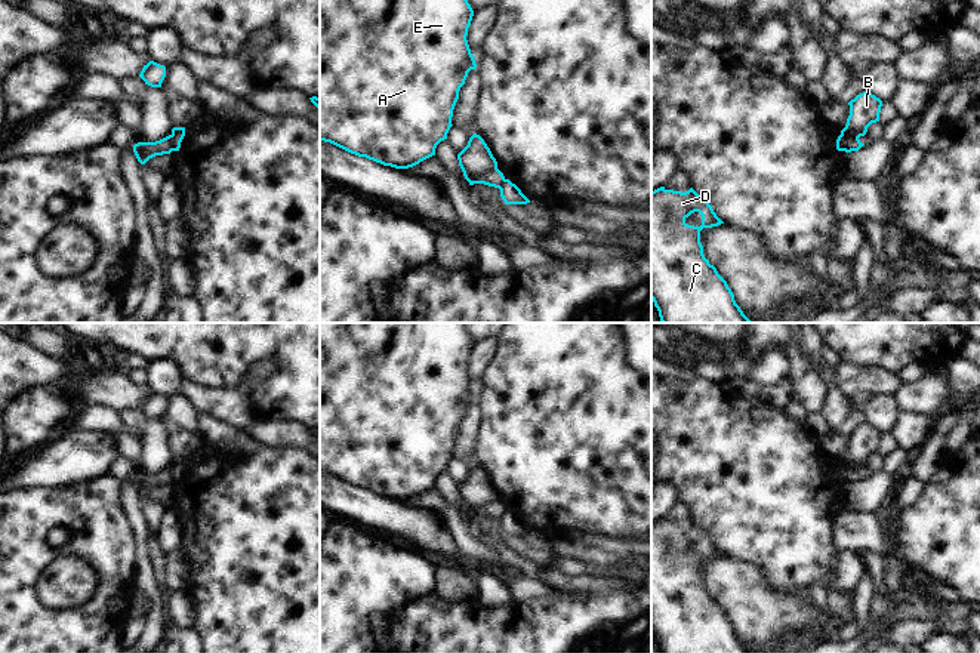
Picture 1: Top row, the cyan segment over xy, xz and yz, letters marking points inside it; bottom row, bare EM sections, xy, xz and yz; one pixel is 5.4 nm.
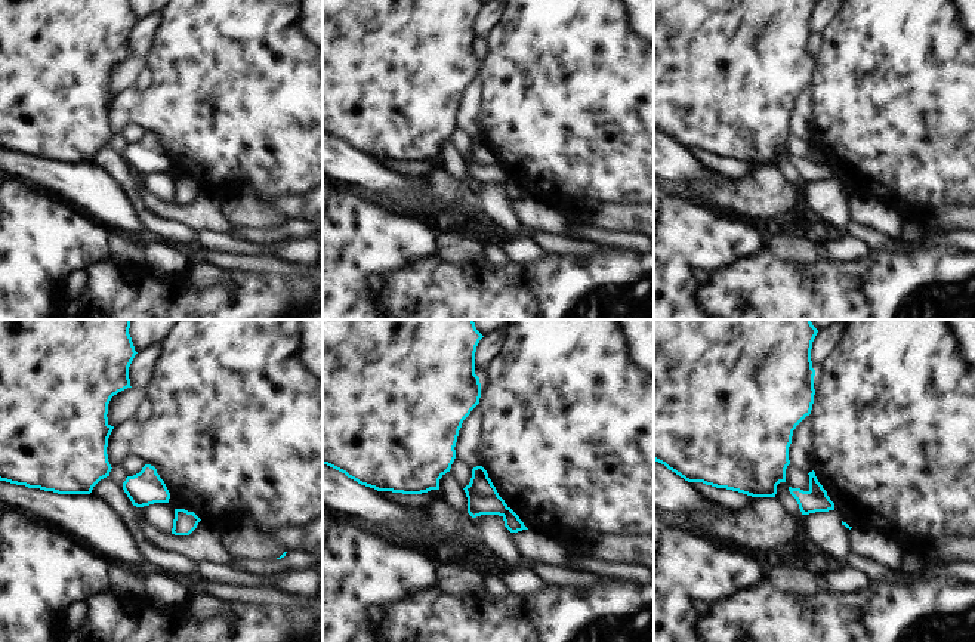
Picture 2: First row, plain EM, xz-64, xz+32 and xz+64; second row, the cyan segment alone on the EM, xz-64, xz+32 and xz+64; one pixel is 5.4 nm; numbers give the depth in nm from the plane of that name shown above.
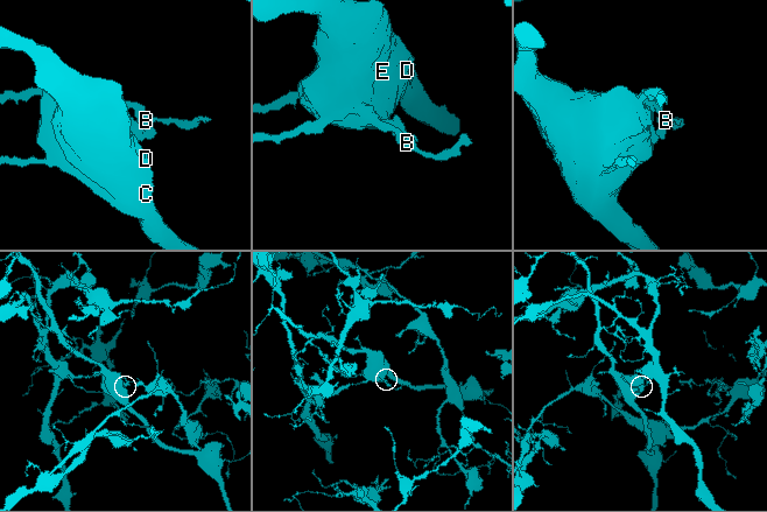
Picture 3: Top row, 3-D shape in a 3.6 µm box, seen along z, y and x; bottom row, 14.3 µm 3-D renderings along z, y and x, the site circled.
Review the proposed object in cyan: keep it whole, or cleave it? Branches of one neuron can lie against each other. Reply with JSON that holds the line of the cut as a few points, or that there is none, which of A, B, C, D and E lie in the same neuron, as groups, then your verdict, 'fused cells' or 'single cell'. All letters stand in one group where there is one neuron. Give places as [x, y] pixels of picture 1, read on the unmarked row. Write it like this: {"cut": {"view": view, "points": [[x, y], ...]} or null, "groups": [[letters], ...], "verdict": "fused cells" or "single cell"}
{"cut": {"view": "xz", "points": [[496, 499], [468, 513]]}, "groups": [["A", "C", "D", "E"], ["B"]], "verdict": "fused cells"}

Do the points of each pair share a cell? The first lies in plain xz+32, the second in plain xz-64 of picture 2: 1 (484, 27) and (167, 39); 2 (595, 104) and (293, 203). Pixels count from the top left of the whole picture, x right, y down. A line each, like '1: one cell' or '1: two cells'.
1: two cells
2: two cells

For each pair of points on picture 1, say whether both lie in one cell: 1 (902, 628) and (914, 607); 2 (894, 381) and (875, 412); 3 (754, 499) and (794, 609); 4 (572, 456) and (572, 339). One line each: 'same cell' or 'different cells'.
1: different cells
2: different cells
3: different cells
4: same cell

